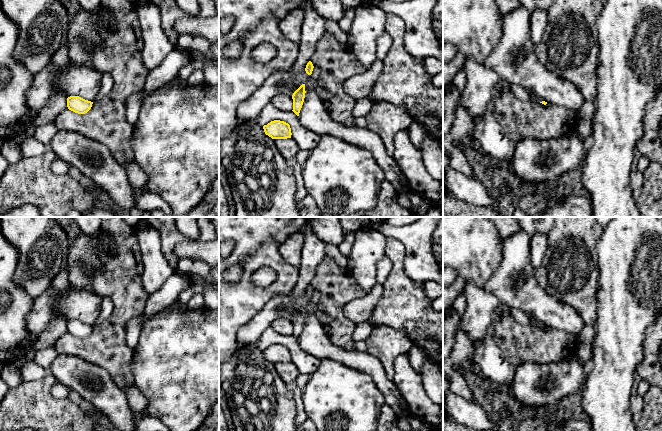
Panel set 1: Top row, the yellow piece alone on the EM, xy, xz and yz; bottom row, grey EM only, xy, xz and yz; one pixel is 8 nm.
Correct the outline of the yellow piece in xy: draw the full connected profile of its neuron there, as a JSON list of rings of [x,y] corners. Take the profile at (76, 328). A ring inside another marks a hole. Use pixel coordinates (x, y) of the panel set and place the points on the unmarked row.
[[[70,320],[67,322],[67,331],[69,334],[78,337],[85,338],[91,331],[93,326],[85,324],[79,320]]]

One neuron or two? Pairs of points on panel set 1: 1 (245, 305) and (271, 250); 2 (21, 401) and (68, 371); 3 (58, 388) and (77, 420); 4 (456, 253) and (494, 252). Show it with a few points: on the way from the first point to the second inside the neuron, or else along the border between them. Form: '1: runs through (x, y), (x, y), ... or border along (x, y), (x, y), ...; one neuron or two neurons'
1: runs through (245, 291), (247, 271), (257, 261); one neuron
2: border along (49, 371), (56, 381); two neurons
3: border along (55, 382), (51, 394), (55, 398), (67, 398); two neurons
4: runs through (465, 252), (485, 252); one neuron

